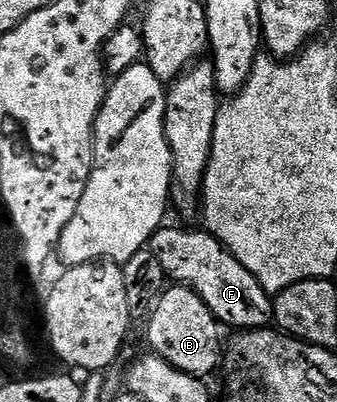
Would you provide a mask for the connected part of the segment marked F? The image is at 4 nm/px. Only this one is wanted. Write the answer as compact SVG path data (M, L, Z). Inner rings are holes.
M163 226L150 239L148 251L156 254L167 277L179 285L193 285L193 280L202 272L200 291L204 306L212 310L219 325L226 327L227 324L230 330L249 330L264 328L271 323L274 315L271 293L263 290L254 275L240 266L240 262L236 262L234 255L211 232L189 232L186 228Z

